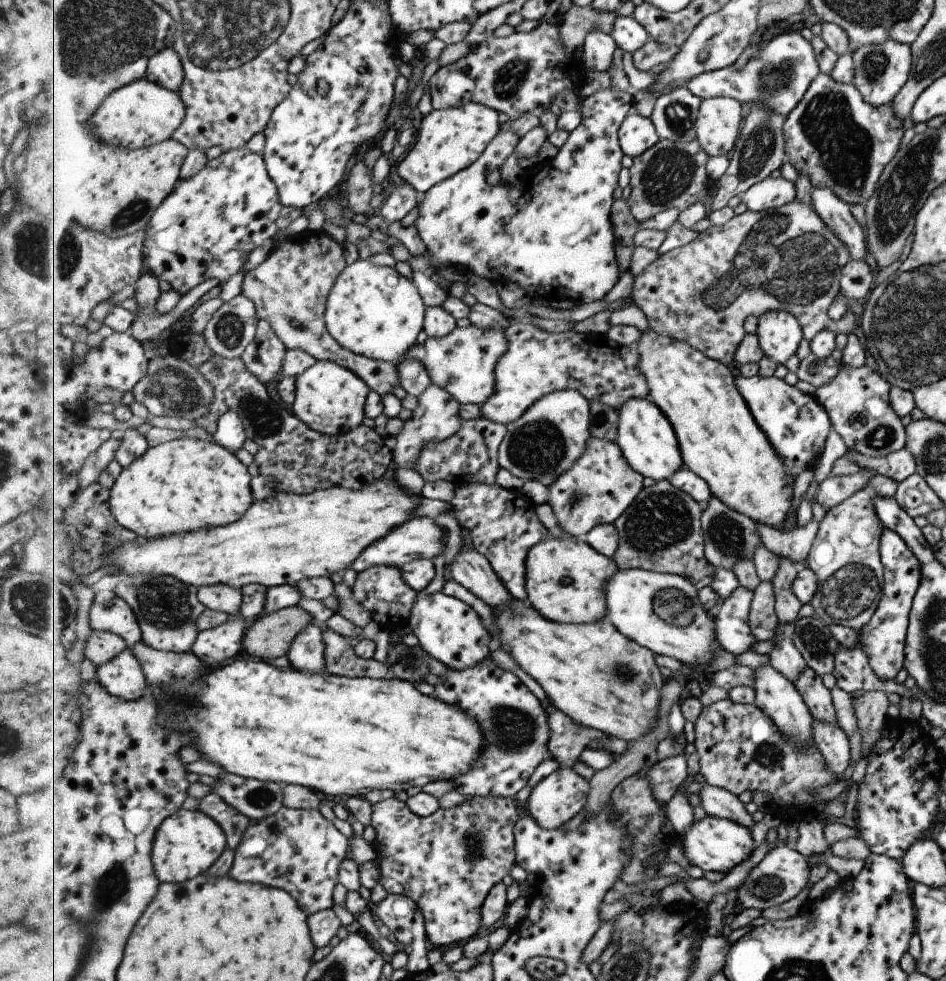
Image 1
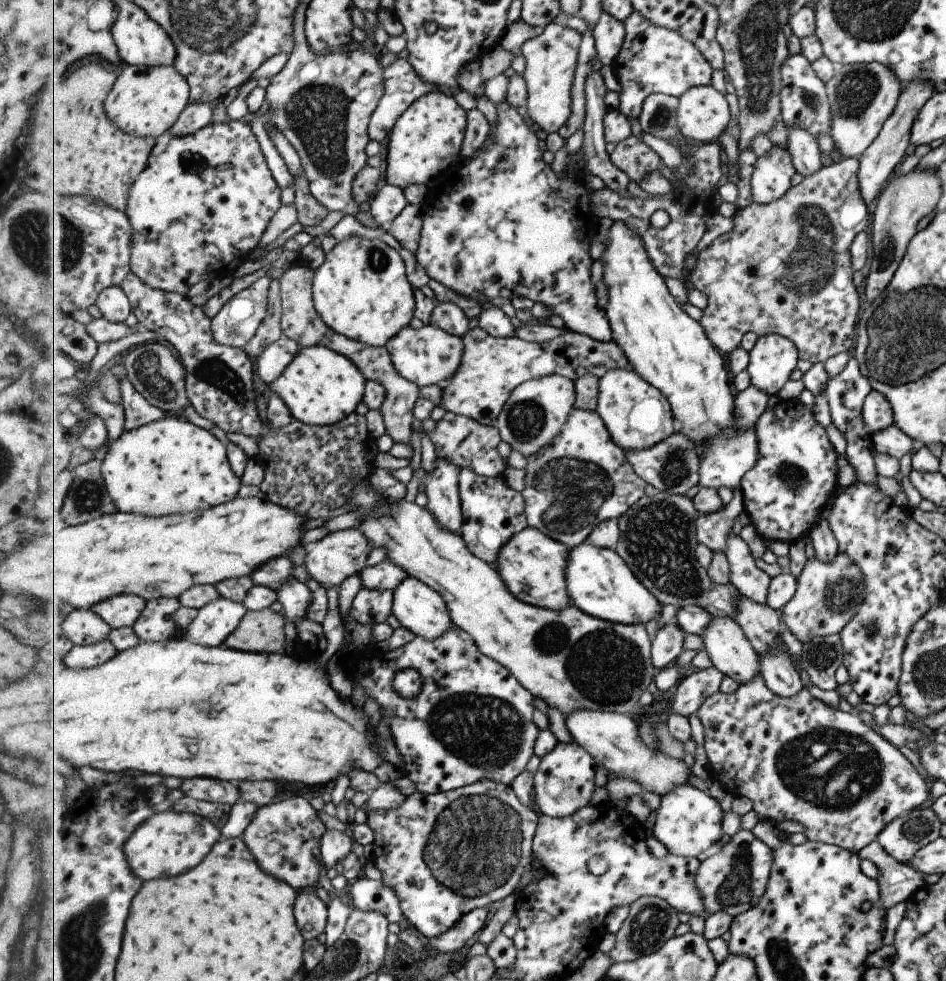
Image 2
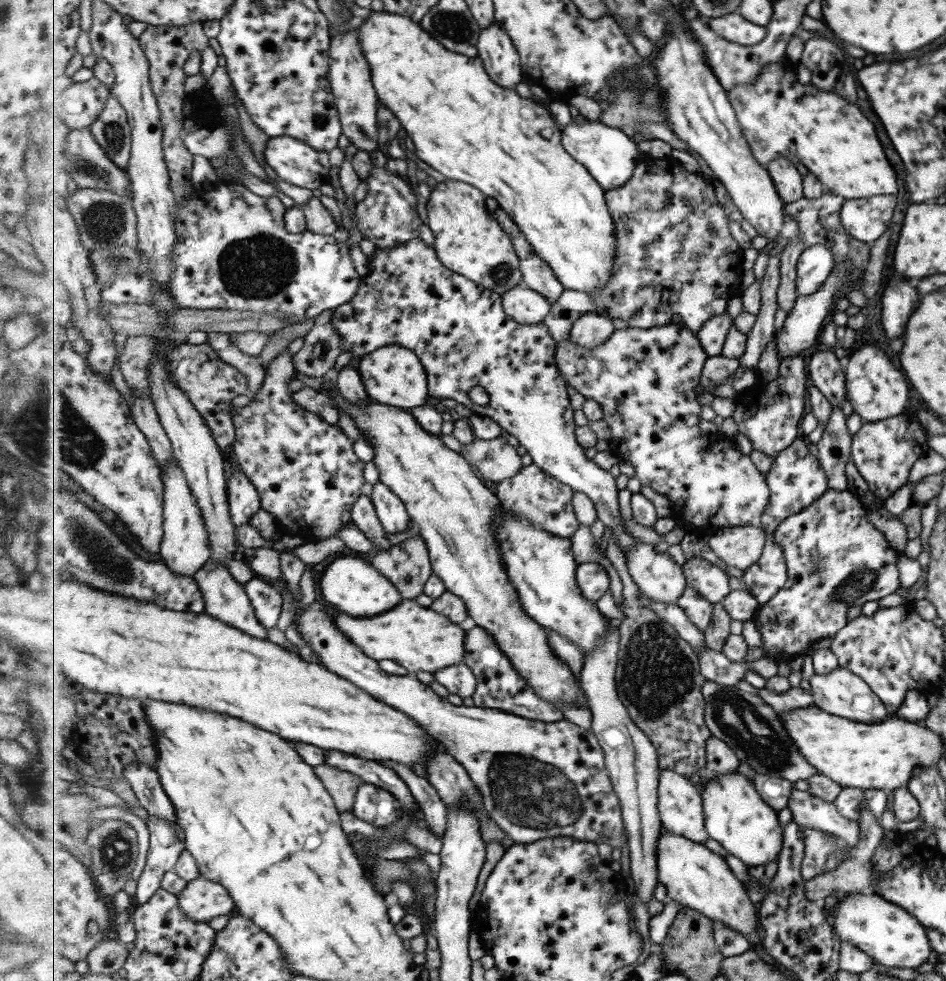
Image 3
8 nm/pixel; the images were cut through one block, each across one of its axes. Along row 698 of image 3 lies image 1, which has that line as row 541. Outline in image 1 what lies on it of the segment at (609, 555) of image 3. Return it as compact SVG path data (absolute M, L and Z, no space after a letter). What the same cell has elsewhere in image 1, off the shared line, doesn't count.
M656 481L653 486L645 487L626 514L614 522L620 538L620 547L614 556L618 568L675 573L687 577L699 590L709 587L716 579L716 568L706 556L703 513L700 502L671 481Z

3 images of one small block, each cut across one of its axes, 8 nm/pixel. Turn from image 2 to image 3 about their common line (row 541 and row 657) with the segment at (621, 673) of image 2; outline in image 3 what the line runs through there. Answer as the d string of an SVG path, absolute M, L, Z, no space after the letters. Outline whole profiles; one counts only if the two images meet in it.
M404 599L395 609L373 617L356 617L340 612L335 626L343 630L351 642L362 647L367 656L378 660L395 660L414 675L419 671L435 674L439 669L458 665L466 660L466 640L469 625L453 624L430 607L419 606L414 599Z

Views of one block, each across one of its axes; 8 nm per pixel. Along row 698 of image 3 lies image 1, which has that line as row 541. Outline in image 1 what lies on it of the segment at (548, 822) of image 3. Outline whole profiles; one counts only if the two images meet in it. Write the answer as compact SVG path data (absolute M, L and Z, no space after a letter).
M414 518L409 523L402 524L401 527L391 531L389 535L378 540L377 543L373 543L352 565L352 569L356 574L359 574L375 565L391 565L401 568L403 565L417 559L433 560L439 554L443 554L444 542L446 542L443 533L447 534L447 529L439 526L433 518Z

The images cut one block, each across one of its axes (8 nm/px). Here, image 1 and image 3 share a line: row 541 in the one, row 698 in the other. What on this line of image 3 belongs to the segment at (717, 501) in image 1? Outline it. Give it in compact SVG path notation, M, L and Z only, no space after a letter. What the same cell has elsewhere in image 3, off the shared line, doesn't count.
M715 681L703 685L706 698L706 723L712 735L729 743L737 756L747 762L757 774L778 776L792 783L808 780L817 770L805 760L803 752L795 746L793 738L785 730L781 716L763 698L755 693L744 692L735 686L727 686Z

